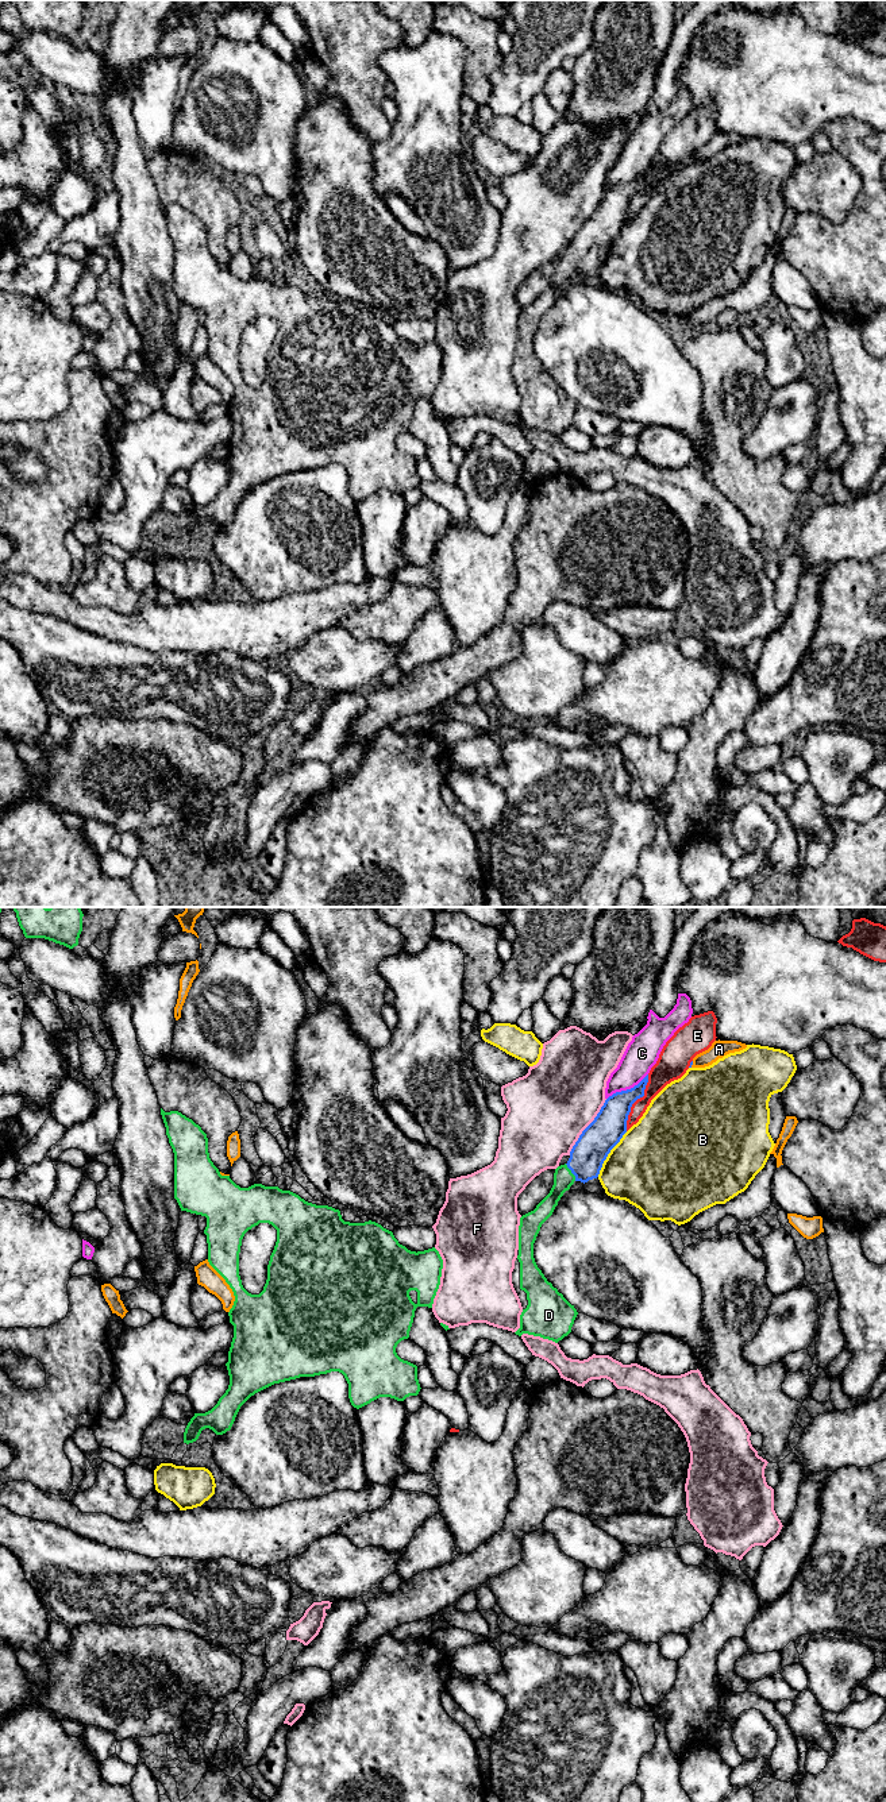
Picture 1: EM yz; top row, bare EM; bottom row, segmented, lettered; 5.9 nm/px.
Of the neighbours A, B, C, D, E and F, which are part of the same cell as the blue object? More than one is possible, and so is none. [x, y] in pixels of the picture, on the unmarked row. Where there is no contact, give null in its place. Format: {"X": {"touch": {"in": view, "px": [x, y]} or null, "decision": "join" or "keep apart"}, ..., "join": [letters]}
{"A": {"touch": {"in": "yz", "px": [692, 157]}, "decision": "keep apart"}, "B": {"touch": {"in": "yz", "px": [608, 246]}, "decision": "keep apart"}, "C": {"touch": {"in": "yz", "px": [627, 182]}, "decision": "keep apart"}, "D": {"touch": {"in": "yz", "px": [571, 265]}, "decision": "join"}, "E": {"touch": {"in": "yz", "px": [635, 193]}, "decision": "keep apart"}, "F": {"touch": {"in": "yz", "px": [586, 220]}, "decision": "keep apart"}, "join": ["D"]}

